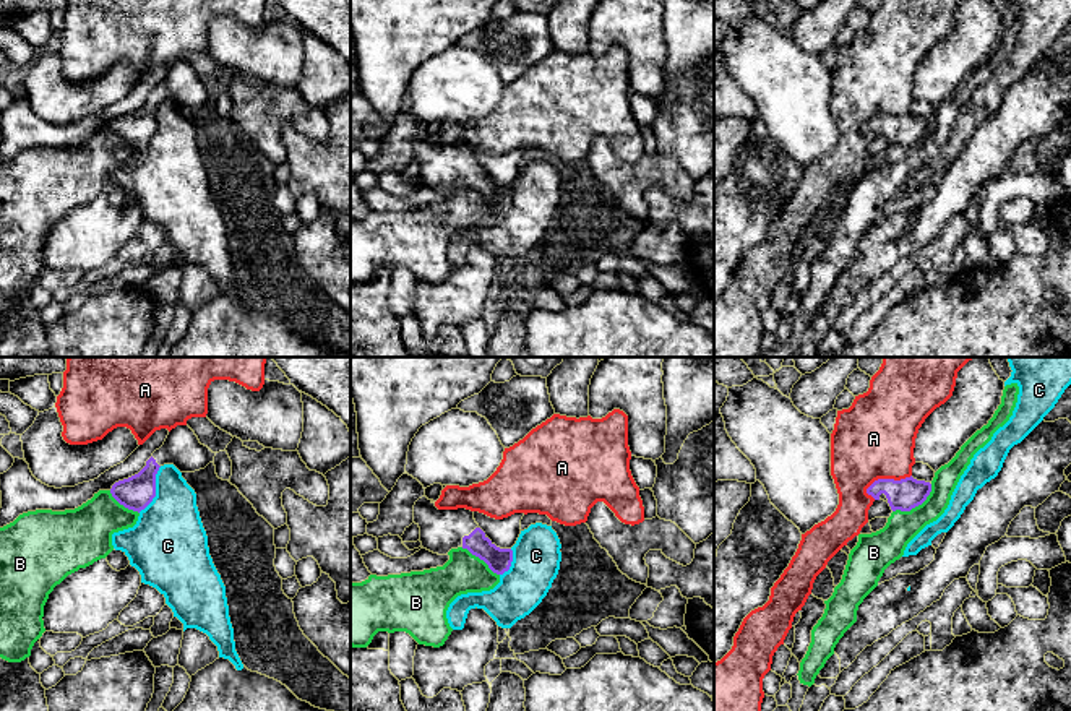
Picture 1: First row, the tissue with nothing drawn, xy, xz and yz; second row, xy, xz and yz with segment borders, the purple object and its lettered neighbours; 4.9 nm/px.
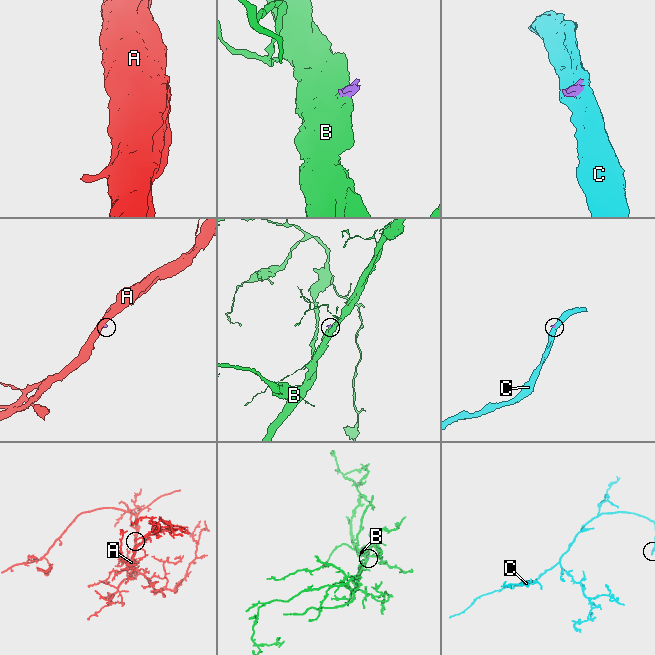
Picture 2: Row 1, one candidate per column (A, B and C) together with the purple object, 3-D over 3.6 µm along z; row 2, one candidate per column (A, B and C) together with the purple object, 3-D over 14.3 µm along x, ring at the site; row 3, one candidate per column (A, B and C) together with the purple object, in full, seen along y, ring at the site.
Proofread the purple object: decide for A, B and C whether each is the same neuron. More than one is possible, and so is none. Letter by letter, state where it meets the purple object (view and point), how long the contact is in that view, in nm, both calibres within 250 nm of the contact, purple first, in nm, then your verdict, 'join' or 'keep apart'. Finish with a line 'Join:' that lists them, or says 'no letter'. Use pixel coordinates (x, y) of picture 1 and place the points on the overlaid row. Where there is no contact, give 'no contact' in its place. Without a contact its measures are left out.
A: yz (886, 479) | 240 nm | 160/400 nm | keep apart
B: yz (916, 505) | 240 nm | 160/170 nm | keep apart
C: xy (154, 491) | 260 nm | 170/360 nm | keep apart
Join: no letter

